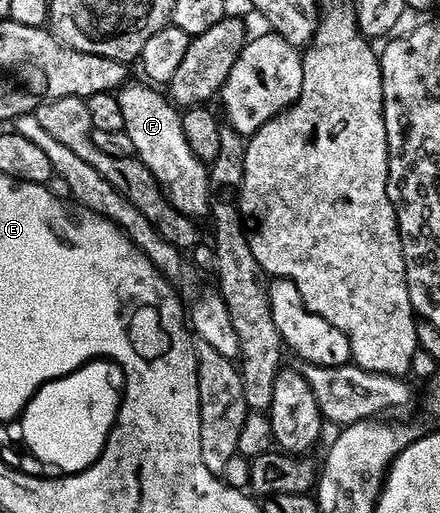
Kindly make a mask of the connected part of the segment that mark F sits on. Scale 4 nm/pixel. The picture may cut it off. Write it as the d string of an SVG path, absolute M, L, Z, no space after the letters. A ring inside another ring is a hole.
M144 82L132 83L125 83L115 95L118 106L122 106L123 132L129 135L133 142L135 159L145 164L150 174L154 174L165 198L179 212L193 218L207 217L209 165L199 160L194 150L190 150L186 134L182 134L181 113L163 91Z

